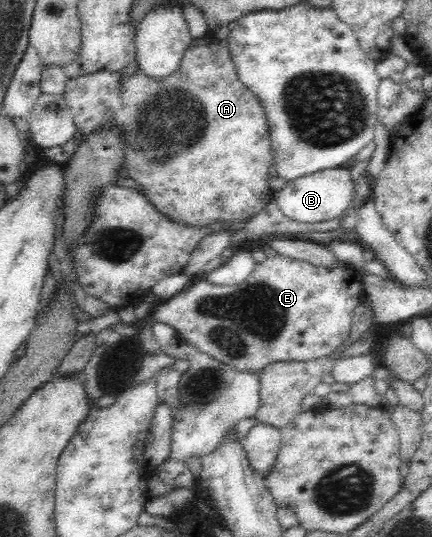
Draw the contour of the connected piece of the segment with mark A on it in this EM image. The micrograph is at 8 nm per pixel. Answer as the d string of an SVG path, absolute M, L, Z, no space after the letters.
M213 34L192 40L178 71L164 79L151 79L135 71L119 85L119 73L99 71L67 78L64 99L74 116L76 128L86 137L111 121L122 130L125 154L122 166L139 183L140 192L163 214L191 226L211 222L249 221L274 198L269 187L269 167L274 164L269 124L257 96L240 80L229 44Z

